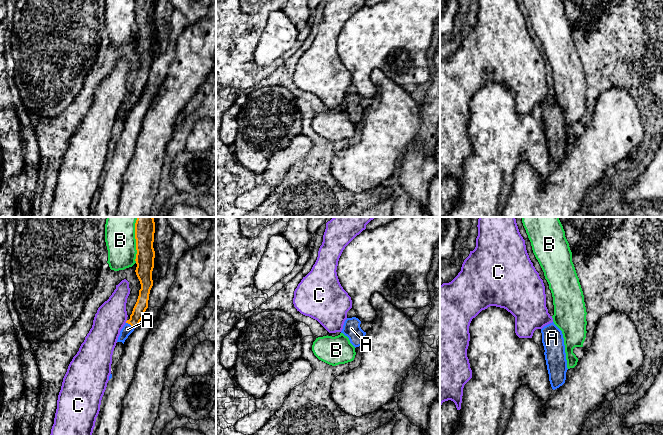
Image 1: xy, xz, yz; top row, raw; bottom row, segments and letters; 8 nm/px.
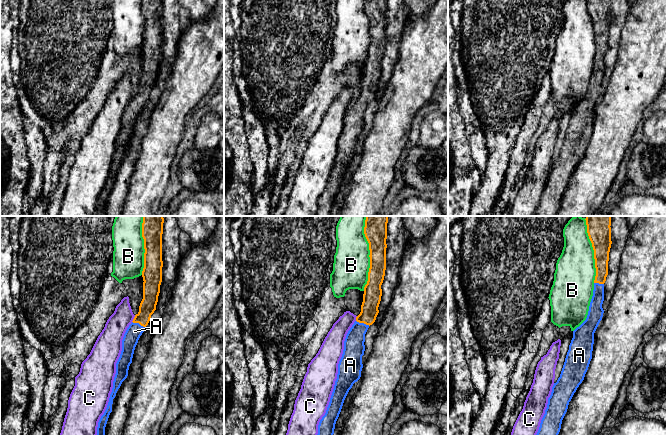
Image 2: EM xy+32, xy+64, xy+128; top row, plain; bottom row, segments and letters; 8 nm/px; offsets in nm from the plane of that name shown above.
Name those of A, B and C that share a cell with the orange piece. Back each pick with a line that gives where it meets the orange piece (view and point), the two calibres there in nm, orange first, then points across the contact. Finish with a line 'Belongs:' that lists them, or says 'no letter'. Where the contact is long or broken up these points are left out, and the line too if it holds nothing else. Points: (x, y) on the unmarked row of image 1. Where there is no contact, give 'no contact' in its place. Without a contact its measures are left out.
A: meets orange in xy at (130, 100); 100 nm thick on the orange side, 90 nm on the other; runs through xy (141, 81), (135, 95), (130, 100), (127, 105)
Belongs: A

